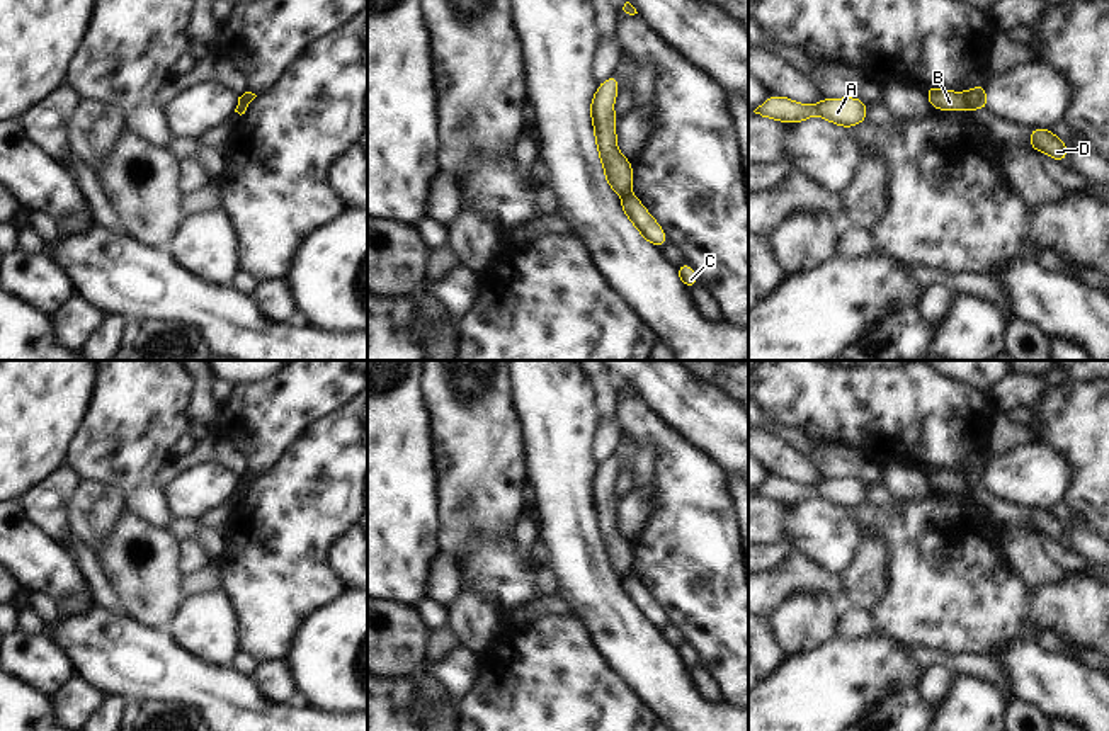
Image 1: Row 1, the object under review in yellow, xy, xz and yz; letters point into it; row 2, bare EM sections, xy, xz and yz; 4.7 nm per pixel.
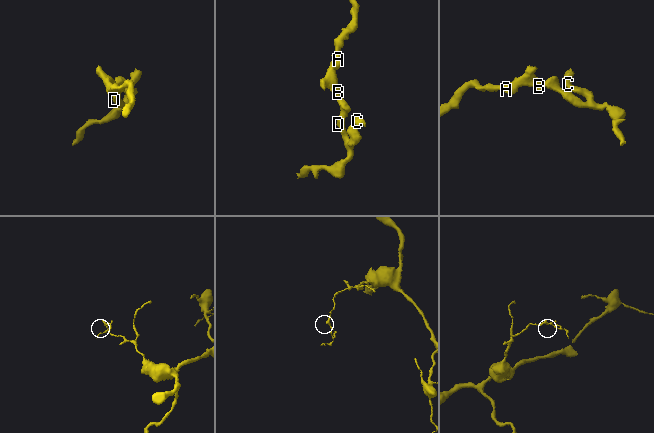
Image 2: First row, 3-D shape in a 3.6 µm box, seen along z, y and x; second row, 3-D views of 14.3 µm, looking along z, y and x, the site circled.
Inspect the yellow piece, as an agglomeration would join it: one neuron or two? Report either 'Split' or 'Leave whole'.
Split.

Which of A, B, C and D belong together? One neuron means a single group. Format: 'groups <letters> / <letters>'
groups A B / C D

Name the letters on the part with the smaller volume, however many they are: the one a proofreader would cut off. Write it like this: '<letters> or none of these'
C, D.

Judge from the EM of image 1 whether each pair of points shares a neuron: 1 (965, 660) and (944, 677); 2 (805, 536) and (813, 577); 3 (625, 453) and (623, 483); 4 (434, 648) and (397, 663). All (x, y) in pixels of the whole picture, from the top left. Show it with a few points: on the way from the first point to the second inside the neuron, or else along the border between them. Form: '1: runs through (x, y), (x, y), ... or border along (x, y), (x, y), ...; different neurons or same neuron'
1: border along (926, 668), (946, 665), (960, 674); different neurons
2: border along (791, 546), (841, 577); different neurons
3: runs through (625, 459), (625, 476); same neuron
4: border along (431, 631), (422, 660); different neurons

